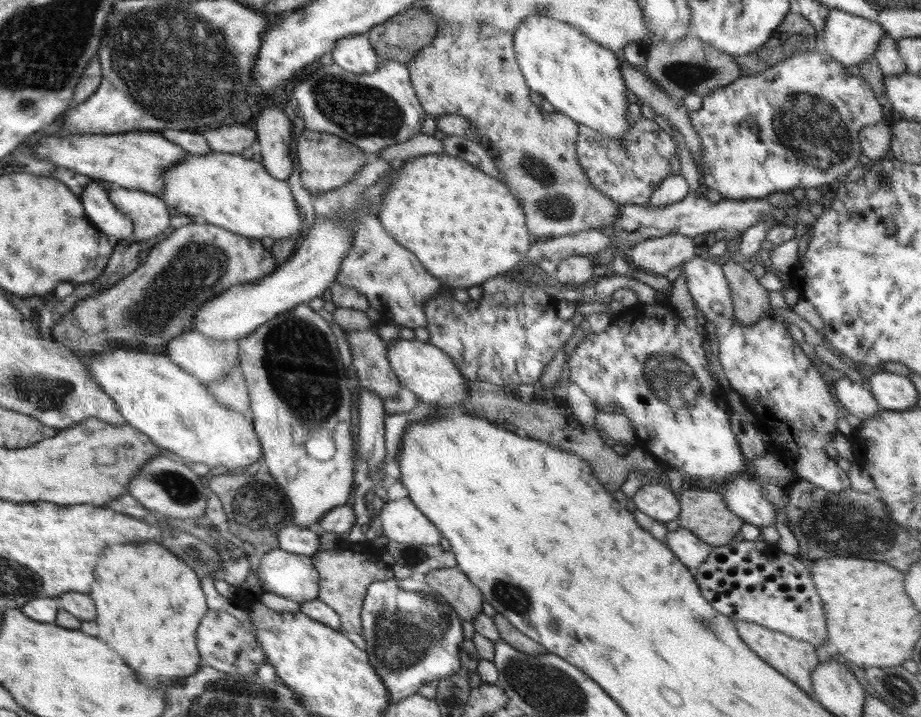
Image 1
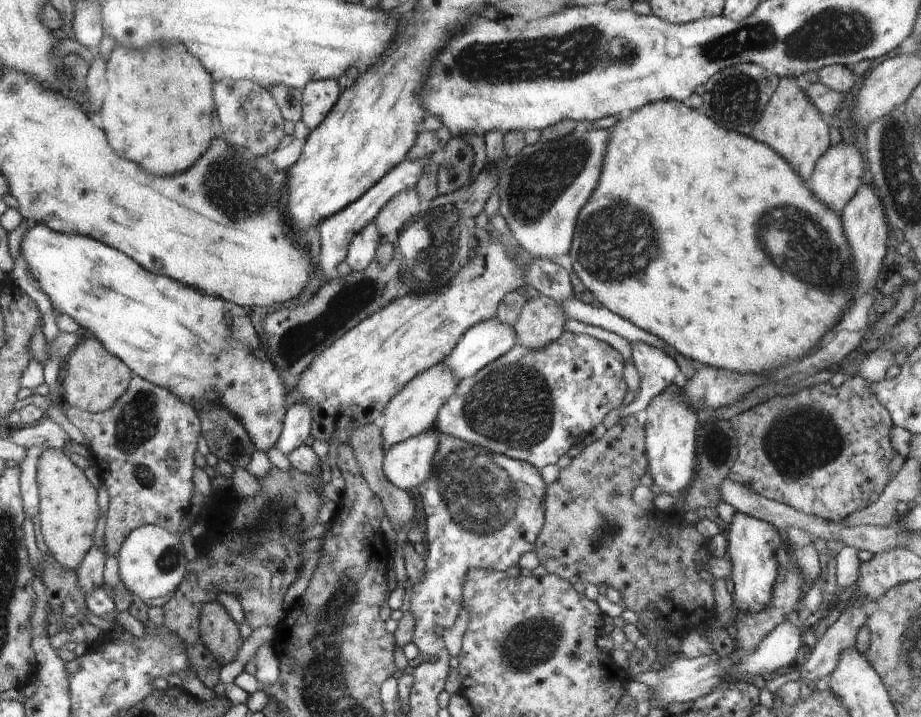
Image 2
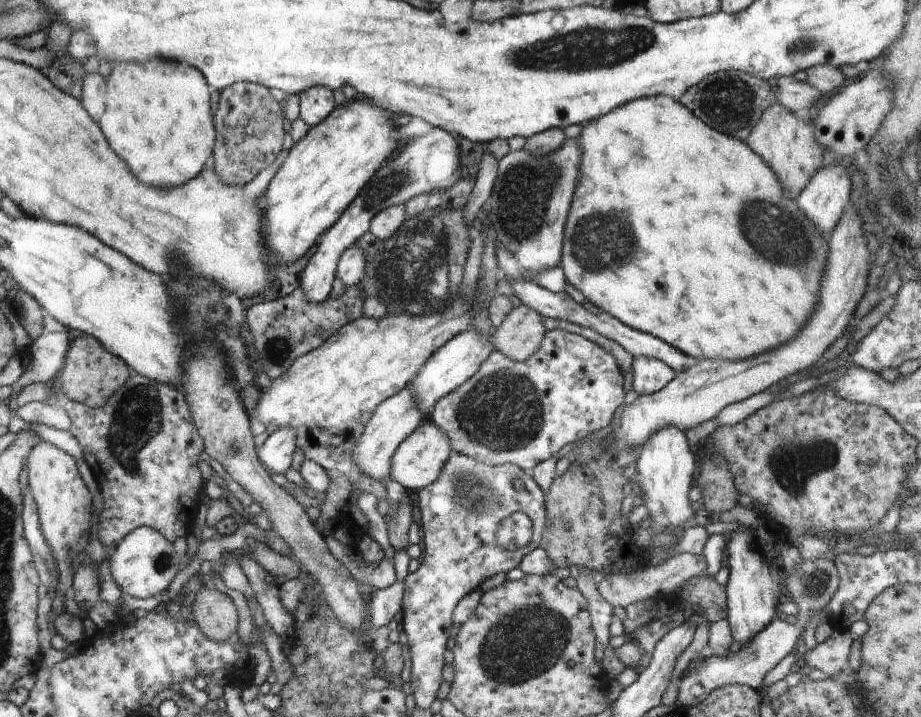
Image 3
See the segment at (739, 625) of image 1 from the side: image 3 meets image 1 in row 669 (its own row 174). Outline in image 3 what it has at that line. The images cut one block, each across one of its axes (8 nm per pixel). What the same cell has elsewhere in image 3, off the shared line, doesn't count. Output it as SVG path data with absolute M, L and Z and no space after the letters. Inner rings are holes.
M773 102L764 110L764 114L752 128L745 143L774 170L788 200L795 200L810 182L810 178L822 167L824 150L814 138L814 121L796 118L790 110L786 110L778 102Z

